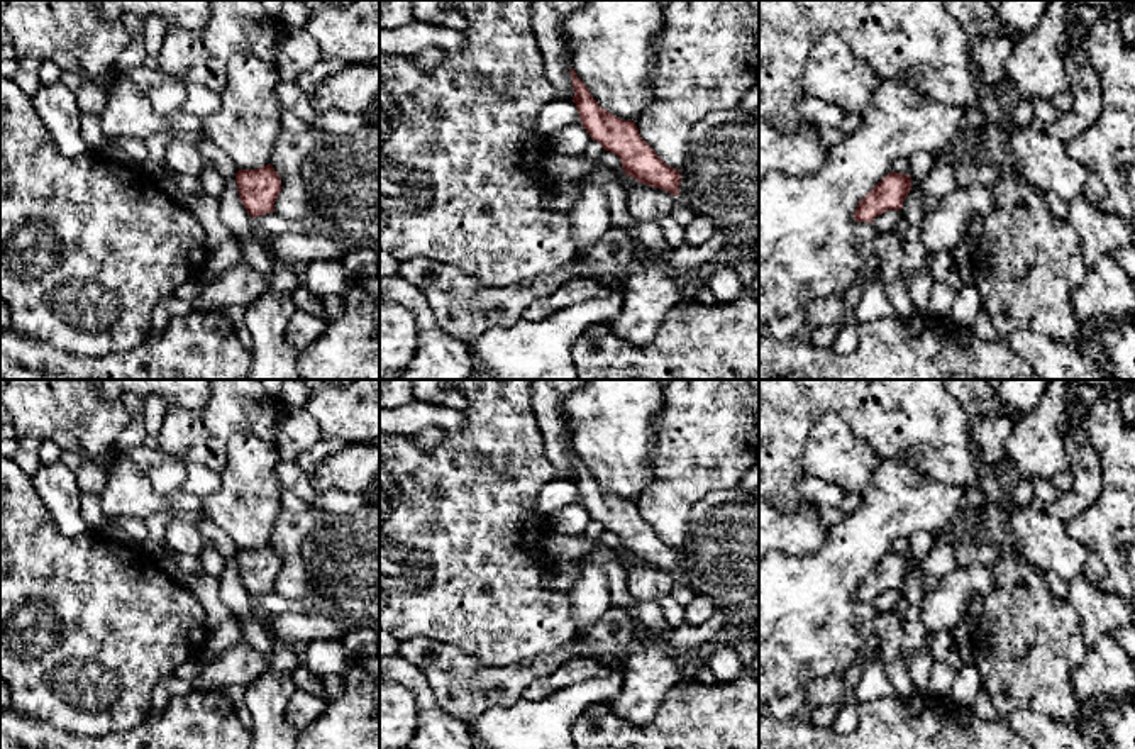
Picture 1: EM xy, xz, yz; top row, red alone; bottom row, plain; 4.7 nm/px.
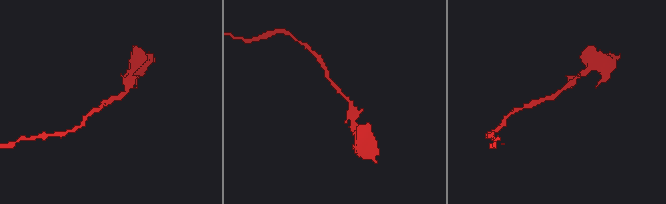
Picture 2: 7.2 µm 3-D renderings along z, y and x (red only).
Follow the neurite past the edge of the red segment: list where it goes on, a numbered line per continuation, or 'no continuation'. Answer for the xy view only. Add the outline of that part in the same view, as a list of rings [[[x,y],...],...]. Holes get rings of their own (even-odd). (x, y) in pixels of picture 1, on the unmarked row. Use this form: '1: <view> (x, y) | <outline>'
no continuation

